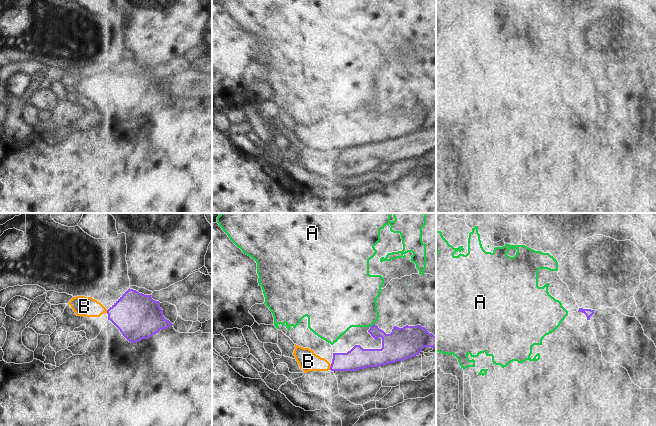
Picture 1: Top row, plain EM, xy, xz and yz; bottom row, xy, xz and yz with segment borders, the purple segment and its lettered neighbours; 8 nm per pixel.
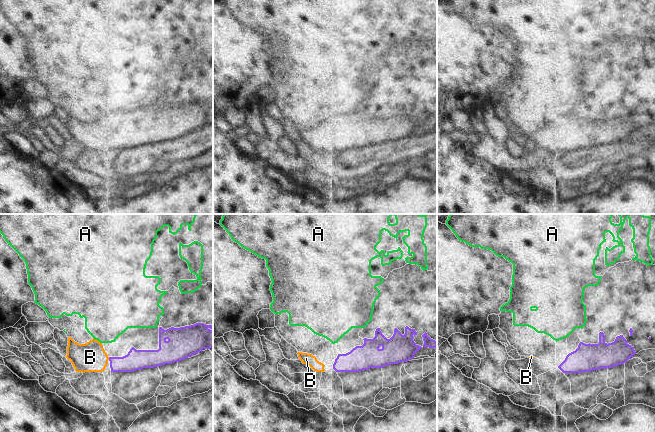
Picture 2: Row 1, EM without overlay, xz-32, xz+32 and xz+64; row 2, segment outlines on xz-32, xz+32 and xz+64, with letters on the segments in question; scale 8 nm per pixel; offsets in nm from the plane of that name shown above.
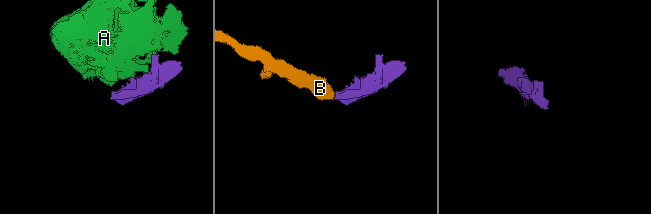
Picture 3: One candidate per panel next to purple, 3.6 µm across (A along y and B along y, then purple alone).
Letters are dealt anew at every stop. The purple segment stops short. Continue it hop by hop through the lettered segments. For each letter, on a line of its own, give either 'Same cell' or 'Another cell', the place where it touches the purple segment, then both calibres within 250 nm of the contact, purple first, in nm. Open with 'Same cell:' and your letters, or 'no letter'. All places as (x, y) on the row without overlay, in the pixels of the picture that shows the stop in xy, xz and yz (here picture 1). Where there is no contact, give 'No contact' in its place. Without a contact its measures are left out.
Same cell: B
A: Another cell. Touches purple at xz (373, 101). Thickness 240 nm (purple) against 380 nm
B: Same cell. Touches purple at xz (330, 143). Thickness 180 nm (purple) against 160 nm

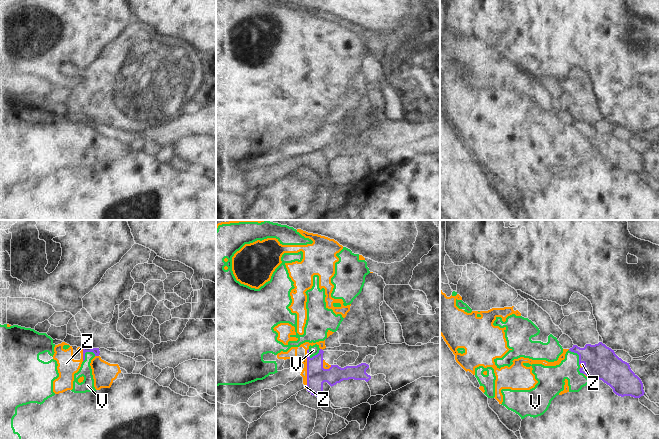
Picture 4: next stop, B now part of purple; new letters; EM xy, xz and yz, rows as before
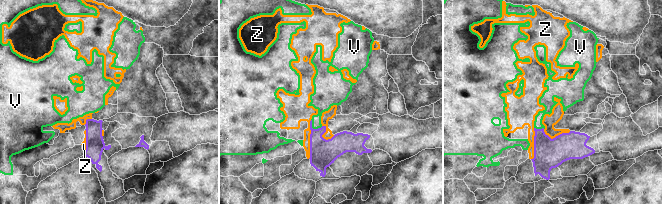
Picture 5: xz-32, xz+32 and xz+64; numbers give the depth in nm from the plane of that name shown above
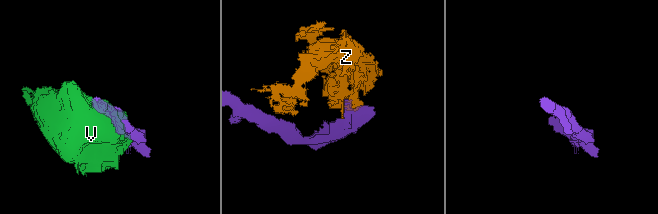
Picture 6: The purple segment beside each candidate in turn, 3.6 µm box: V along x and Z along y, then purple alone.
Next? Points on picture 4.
Same cell: no letter
V: Another cell. Touches purple at xz (315, 131). Thickness 160 nm (purple) against 80 nm
Z: Another cell. Touches purple at xz (307, 144). Thickness 160 nm (purple) against 50 nm

